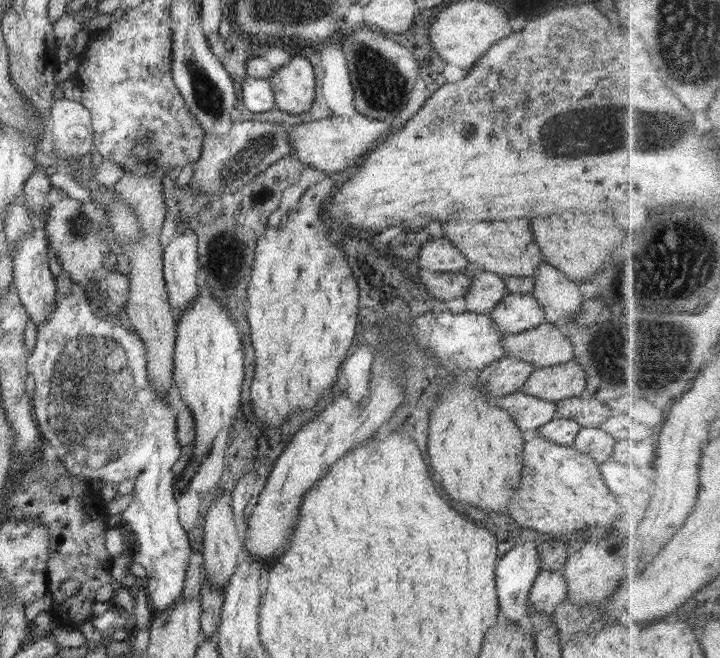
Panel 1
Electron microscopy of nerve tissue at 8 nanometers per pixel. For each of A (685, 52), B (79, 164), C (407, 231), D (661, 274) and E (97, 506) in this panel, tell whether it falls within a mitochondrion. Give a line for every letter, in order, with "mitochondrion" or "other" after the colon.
A: mitochondrion
B: other
C: other
D: mitochondrion
E: other

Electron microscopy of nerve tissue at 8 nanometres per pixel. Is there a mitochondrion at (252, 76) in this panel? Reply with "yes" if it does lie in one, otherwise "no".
no

